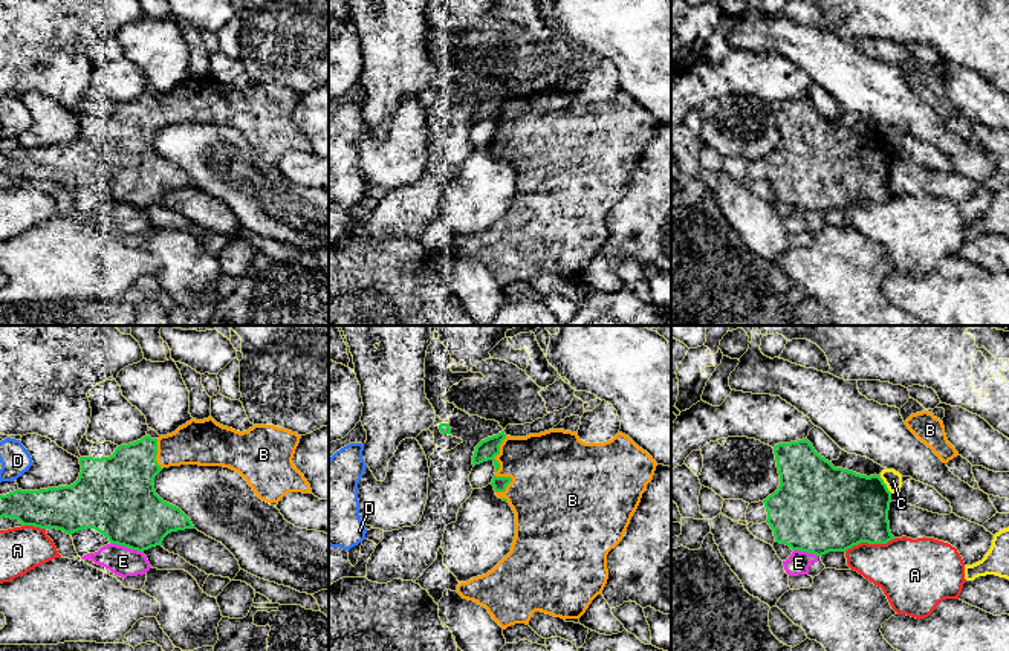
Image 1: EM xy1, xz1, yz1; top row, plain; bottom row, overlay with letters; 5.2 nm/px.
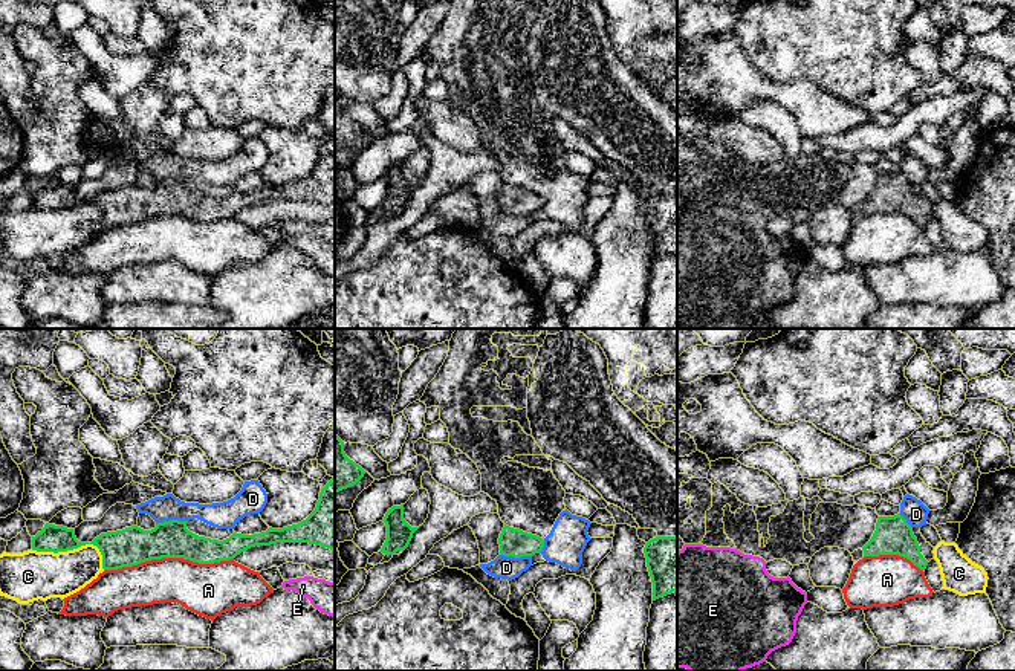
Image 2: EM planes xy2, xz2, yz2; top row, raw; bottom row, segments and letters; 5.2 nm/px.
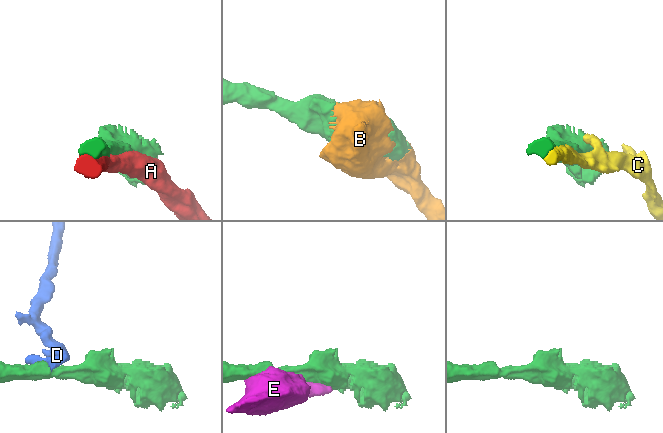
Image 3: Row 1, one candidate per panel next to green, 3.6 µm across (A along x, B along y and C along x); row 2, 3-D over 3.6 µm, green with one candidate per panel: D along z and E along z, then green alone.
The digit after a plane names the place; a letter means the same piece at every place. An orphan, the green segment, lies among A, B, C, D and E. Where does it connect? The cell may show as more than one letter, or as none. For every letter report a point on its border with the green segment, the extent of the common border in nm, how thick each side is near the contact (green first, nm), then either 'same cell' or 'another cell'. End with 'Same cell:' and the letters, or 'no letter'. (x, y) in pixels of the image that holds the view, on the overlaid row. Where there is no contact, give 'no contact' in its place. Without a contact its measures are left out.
A: contact xy2 (168, 557); length 700 nm; calibres 200 and 280 nm; another cell
B: contact xz1 (497, 454); length 200 nm; calibres 110 and 360 nm; same cell
C: contact xy2 (75, 547); length 400 nm; calibres 190 and 260 nm; another cell
D: contact xy2 (171, 520); length 170 nm; calibres 200 and 140 nm; another cell
E: contact xy1 (126, 546); length 180 nm; calibres 400 and 160 nm; another cell
Same cell: B

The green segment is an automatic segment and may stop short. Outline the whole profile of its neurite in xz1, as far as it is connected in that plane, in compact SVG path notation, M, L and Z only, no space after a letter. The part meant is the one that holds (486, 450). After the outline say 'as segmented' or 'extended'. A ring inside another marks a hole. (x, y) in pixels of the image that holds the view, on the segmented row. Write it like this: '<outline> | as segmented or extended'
M564 429L526 437L501 431L475 446L472 465L488 460L495 466L495 495L515 513L515 536L511 552L491 572L460 582L457 593L485 607L503 630L527 625L535 611L579 619L602 593L607 555L622 541L657 463L622 432L604 443L586 443Z | extended

